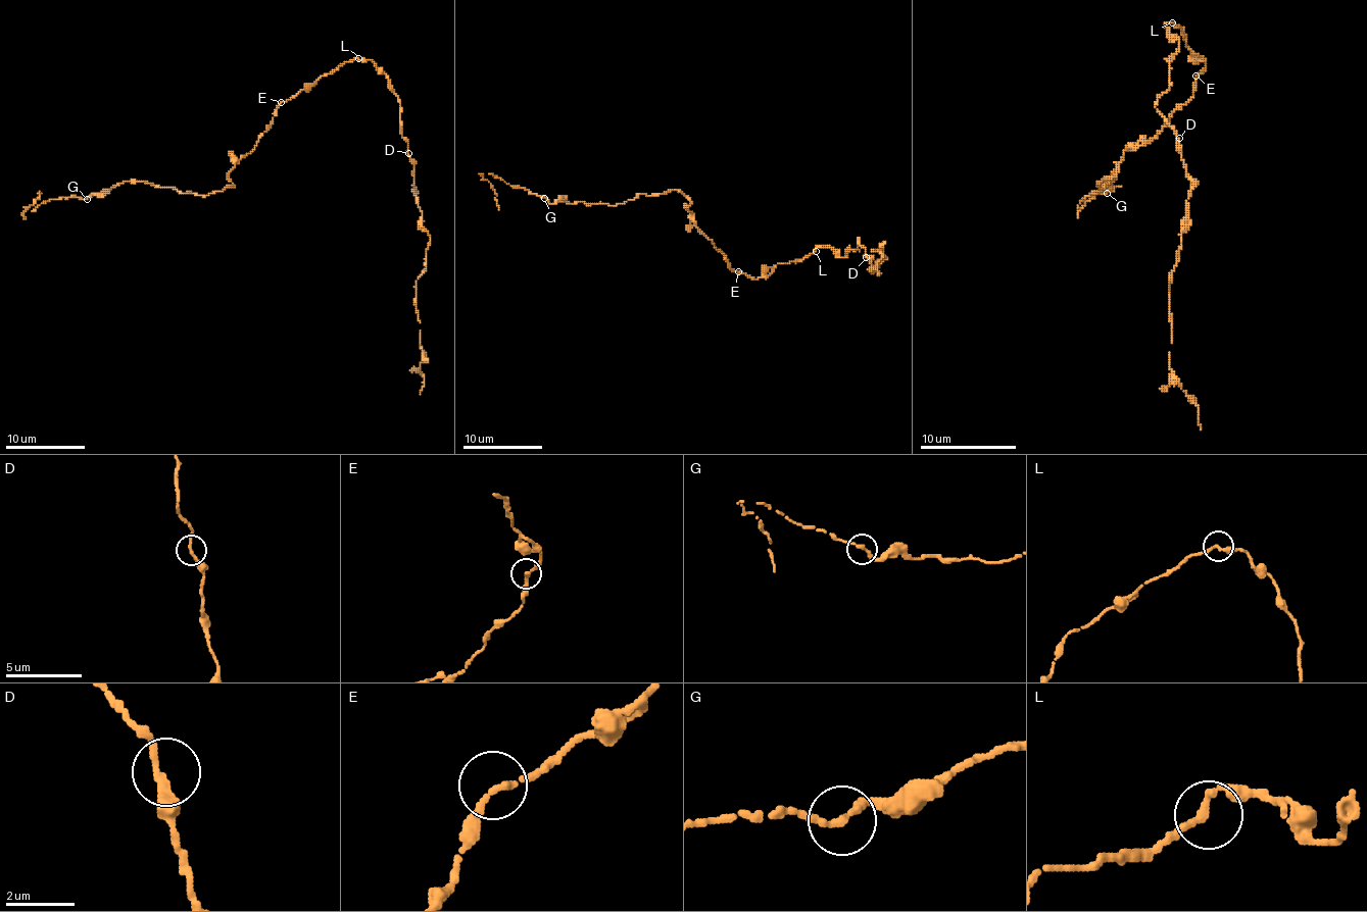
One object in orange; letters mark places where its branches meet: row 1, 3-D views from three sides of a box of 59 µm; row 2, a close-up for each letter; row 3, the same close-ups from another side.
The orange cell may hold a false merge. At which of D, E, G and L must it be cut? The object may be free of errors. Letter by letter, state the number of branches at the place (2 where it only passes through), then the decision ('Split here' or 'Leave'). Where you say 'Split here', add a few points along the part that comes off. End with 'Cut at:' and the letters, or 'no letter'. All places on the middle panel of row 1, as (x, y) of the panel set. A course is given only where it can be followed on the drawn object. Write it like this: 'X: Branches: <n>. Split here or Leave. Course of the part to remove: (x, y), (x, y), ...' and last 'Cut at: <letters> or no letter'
D: Branches: 2. Leave
E: Branches: 2. Leave
G: Branches: 2. Leave
L: Branches: 2. Leave
Cut at: no letter

